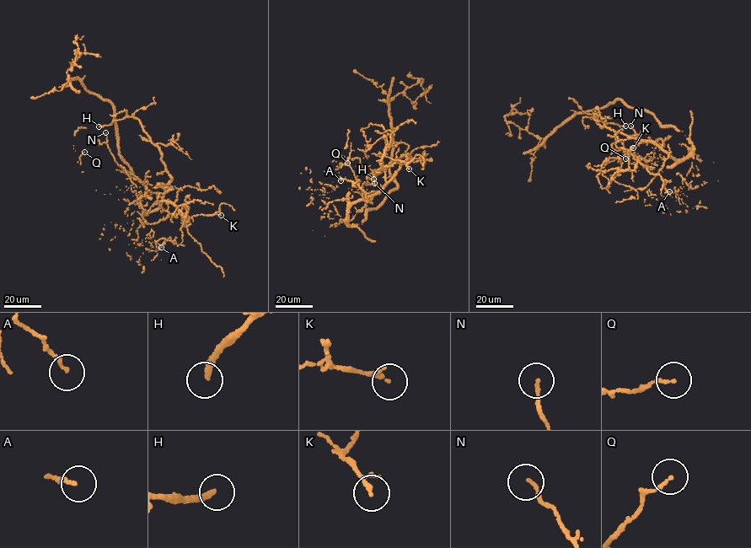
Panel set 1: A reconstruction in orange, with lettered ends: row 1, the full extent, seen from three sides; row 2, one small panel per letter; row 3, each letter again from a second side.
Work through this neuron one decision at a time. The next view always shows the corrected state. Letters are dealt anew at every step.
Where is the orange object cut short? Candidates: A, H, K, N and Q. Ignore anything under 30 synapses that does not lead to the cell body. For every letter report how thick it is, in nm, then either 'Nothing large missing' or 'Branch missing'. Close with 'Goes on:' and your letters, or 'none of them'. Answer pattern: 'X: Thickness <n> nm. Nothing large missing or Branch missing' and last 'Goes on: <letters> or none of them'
A: Thickness 130 nm. Nothing large missing
H: Thickness 240 nm. Nothing large missing
K: Thickness 110 nm. Nothing large missing
N: Thickness 130 nm. Nothing large missing
Q: Thickness 120 nm. Nothing large missing
Goes on: none of them

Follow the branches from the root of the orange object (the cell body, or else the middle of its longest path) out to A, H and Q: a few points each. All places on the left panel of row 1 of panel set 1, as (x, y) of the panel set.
A: (140, 198), (144, 212), (161, 207), (168, 212), (167, 217), (150, 224), (149, 242), (157, 243), (161, 247)
H: (140, 198), (144, 212), (161, 207), (171, 179), (158, 147), (143, 130), (140, 120), (132, 116), (99, 126)
Q: (140, 198), (144, 212), (161, 207), (171, 179), (140, 120), (78, 127), (73, 148), (84, 152)

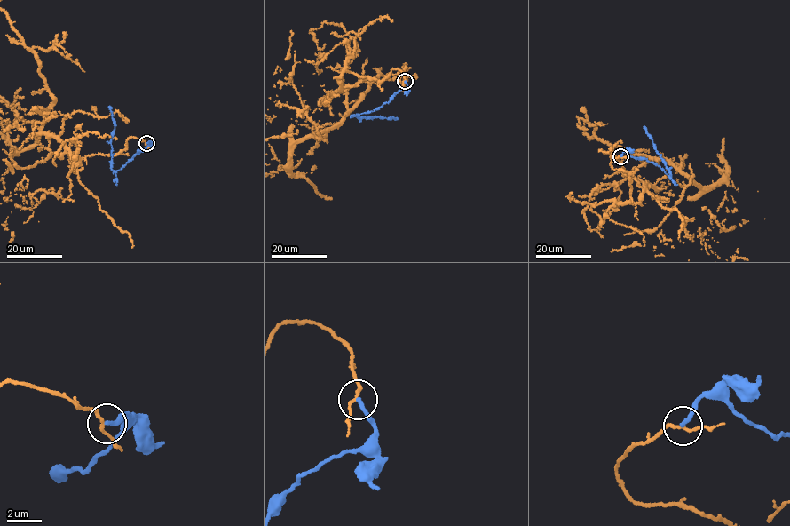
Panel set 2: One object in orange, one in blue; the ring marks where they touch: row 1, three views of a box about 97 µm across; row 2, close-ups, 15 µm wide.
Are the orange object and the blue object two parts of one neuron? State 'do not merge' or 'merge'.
do not merge

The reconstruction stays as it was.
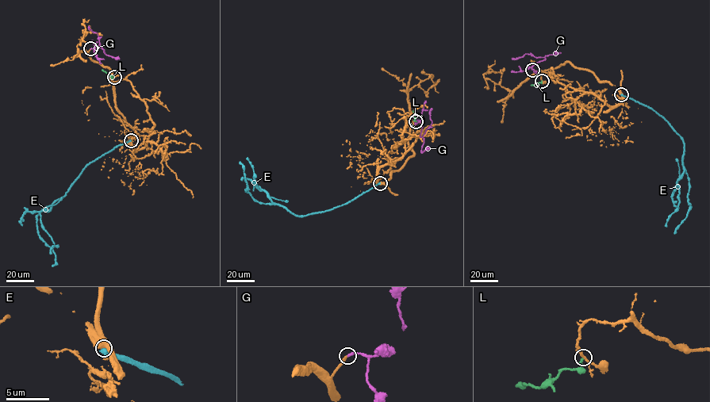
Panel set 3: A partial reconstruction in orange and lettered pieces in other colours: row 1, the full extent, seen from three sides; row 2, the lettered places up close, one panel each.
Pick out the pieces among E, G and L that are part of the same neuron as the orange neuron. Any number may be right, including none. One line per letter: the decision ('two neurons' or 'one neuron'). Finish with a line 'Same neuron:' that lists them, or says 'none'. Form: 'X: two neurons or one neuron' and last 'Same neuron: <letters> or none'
E: two neurons
G: one neuron
L: two neurons
Same neuron: G

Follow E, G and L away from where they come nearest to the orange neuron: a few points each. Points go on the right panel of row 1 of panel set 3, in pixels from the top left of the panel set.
E: (621, 94), (653, 109), (668, 123), (683, 141), (682, 161), (688, 179), (688, 201), (691, 207), (674, 233)
G: (532, 69), (535, 63), (544, 57), (527, 54), (512, 59)
L: (542, 81), (531, 85)

